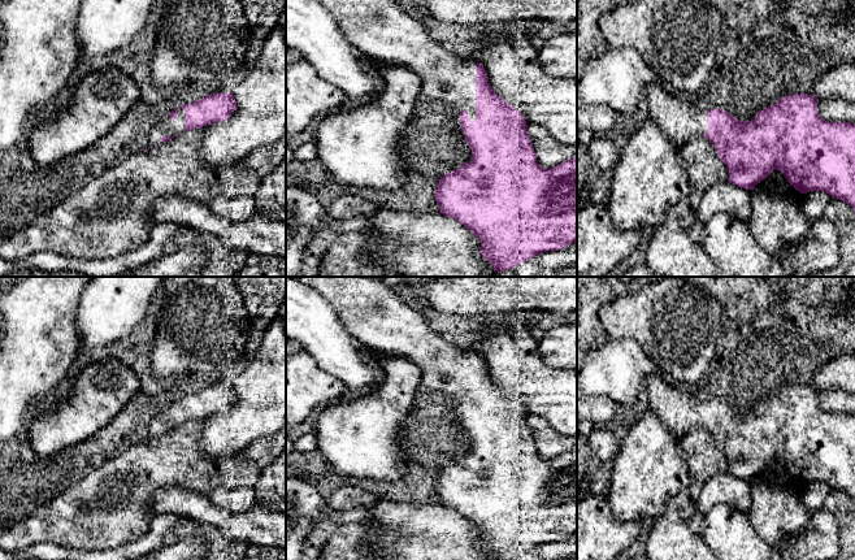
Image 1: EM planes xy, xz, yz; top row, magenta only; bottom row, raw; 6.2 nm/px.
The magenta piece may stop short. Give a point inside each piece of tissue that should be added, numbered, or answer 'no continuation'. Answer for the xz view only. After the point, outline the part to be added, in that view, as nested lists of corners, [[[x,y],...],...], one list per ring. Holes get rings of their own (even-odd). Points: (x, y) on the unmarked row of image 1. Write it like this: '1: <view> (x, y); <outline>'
1: xz (372, 312); [[[292,277],[314,288],[335,309],[340,322],[347,331],[355,337],[361,346],[373,348],[382,353],[407,356],[421,370],[421,386],[451,395],[460,413],[460,404],[468,404],[472,413],[476,411],[476,352],[448,343],[435,333],[424,316],[403,301],[382,279],[372,277]]]

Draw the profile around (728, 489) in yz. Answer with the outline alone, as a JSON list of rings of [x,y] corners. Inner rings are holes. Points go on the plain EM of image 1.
[[[729,472],[707,481],[696,502],[696,511],[706,515],[720,503],[747,513],[751,507],[750,481],[741,479]]]

